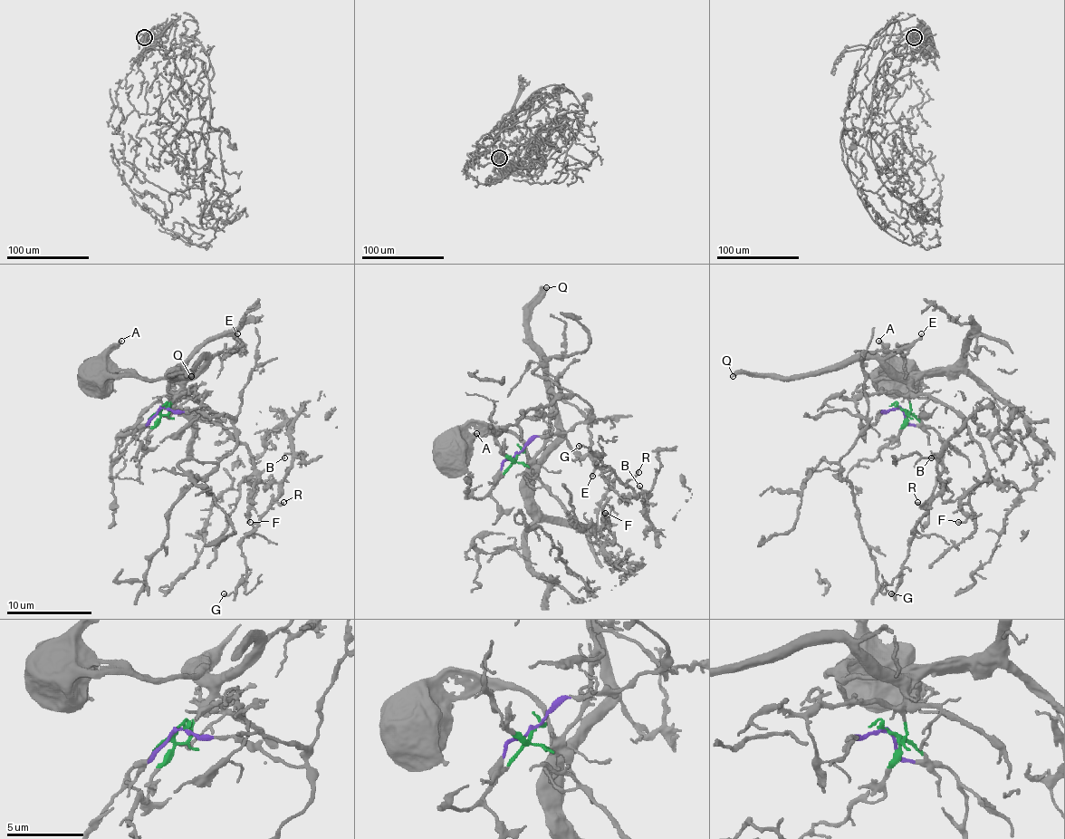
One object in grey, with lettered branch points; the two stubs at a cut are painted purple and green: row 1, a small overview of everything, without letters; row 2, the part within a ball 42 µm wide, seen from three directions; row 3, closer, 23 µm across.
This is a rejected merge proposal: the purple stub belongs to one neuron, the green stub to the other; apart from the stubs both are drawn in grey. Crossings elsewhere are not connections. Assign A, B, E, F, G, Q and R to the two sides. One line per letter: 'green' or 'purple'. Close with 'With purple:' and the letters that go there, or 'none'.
A: green
B: green
E: green
F: green
G: green
Q: green
R: green
With purple: none

